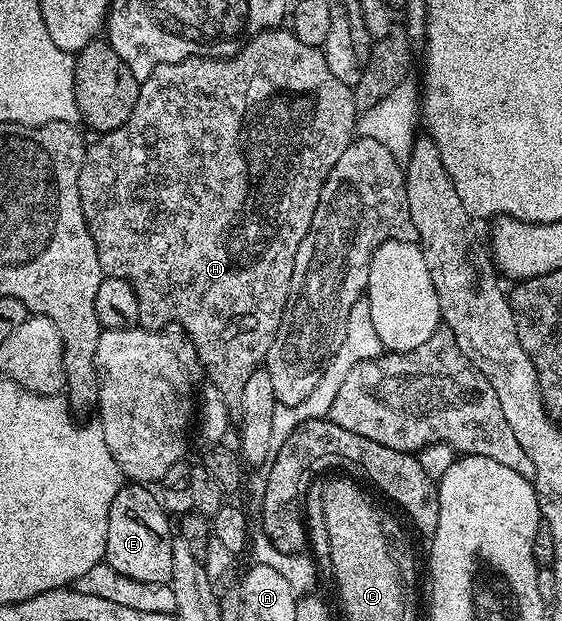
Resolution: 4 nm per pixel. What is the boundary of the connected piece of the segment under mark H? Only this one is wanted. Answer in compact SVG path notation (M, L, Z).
M285 27L264 29L256 37L250 37L234 57L184 57L179 63L155 67L148 79L140 82L140 87L131 119L115 131L100 134L97 142L94 145L92 142L85 150L83 167L79 171L79 199L85 222L89 225L91 239L99 255L102 274L131 283L139 299L140 328L161 331L167 324L181 324L198 353L204 376L209 376L208 384L216 387L219 395L223 395L229 404L230 418L237 419L241 415L243 387L264 362L281 326L299 243L303 243L311 227L311 219L331 167L335 167L335 163L339 163L339 155L347 151L351 140L349 132L358 128L359 110L352 88L339 83L339 79L331 75L324 52L318 47L307 47L307 43L299 43L297 36Z

